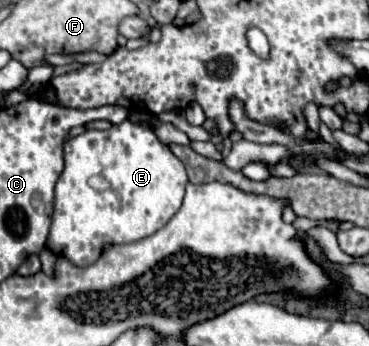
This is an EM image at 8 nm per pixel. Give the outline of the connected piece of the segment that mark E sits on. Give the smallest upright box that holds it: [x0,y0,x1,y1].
[46,120,188,266]

